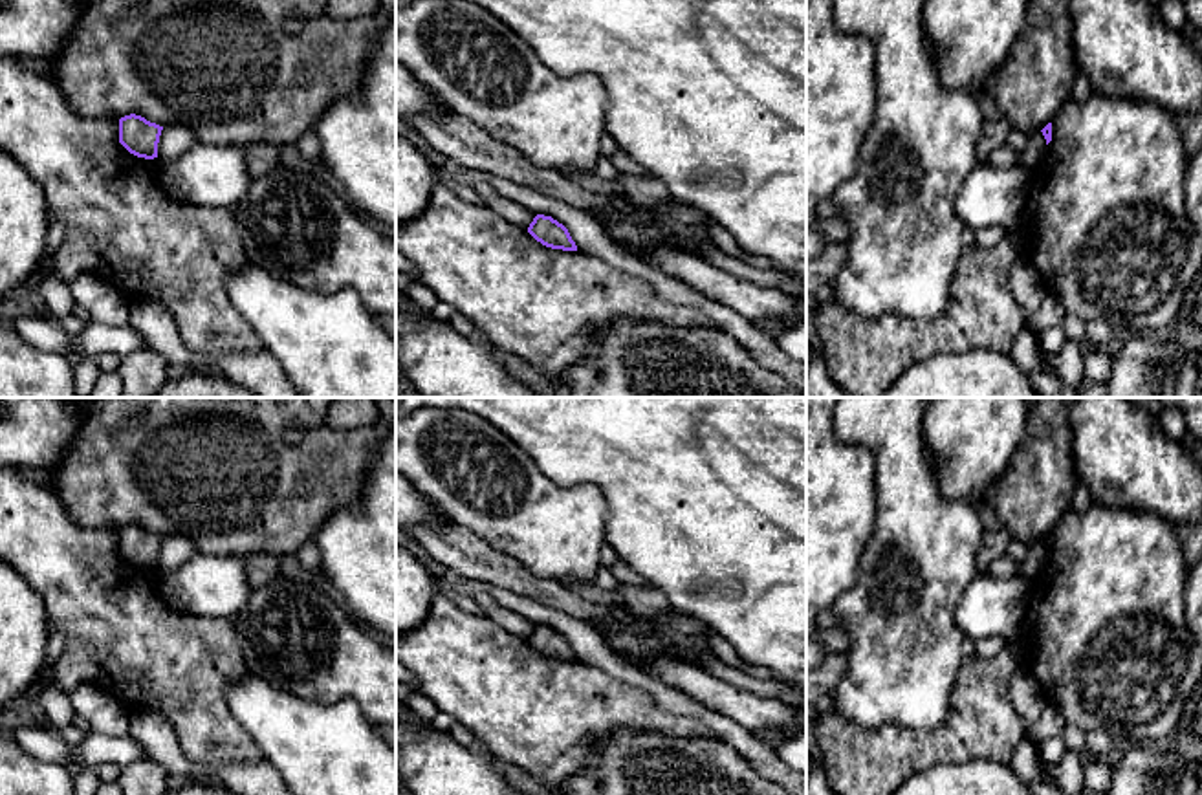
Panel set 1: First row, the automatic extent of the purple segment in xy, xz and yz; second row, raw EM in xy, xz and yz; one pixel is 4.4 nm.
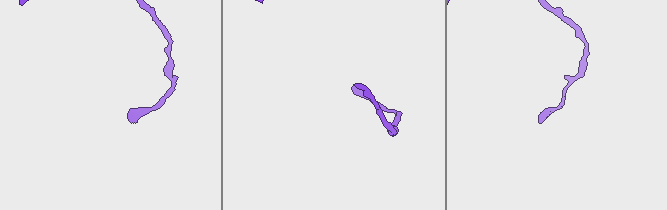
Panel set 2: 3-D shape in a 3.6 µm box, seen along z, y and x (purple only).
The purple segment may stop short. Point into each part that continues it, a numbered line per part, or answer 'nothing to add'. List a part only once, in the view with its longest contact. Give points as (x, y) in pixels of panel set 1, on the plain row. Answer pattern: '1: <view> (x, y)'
nothing to add

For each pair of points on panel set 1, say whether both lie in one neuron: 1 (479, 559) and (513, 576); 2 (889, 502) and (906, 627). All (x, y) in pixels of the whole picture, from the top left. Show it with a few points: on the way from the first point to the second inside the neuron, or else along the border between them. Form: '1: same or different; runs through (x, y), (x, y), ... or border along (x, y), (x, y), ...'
1: same; runs through (488, 565), (504, 572)
2: same; runs through (918, 533), (922, 543), (922, 596)

